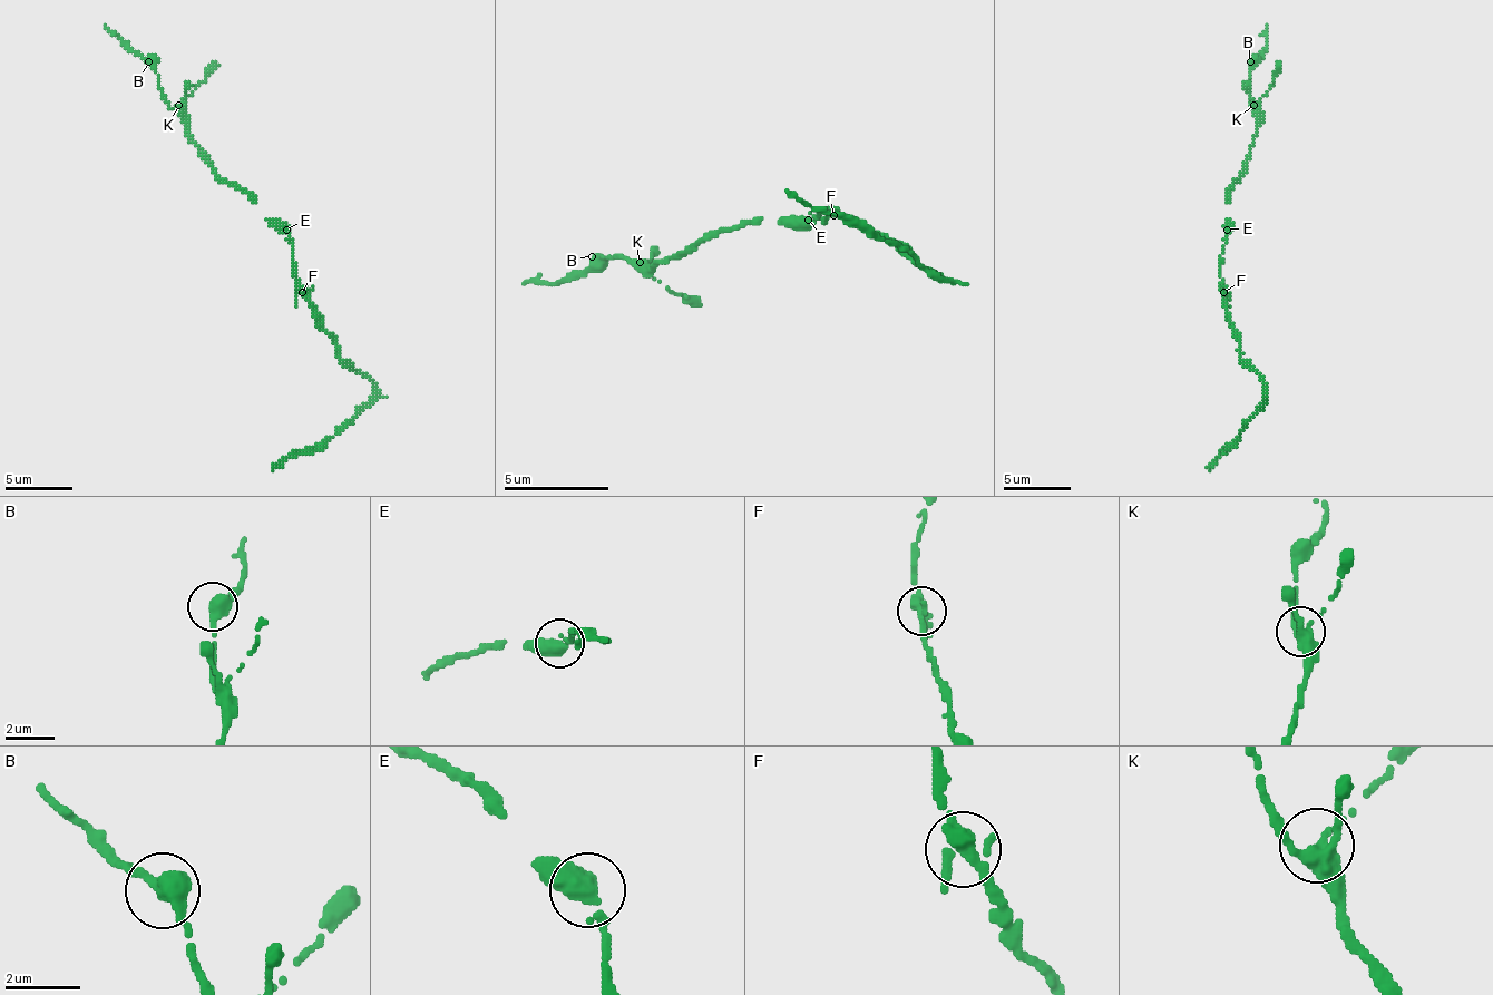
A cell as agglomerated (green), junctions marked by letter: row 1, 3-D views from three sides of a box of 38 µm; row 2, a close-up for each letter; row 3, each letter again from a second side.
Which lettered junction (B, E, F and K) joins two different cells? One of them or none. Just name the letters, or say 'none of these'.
none of these

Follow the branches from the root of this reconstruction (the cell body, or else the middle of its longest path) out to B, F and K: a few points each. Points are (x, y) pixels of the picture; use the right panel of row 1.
B: (1220, 256), (1227, 243), (1227, 196), (1250, 159), (1250, 146), (1257, 132), (1257, 111), (1250, 105), (1250, 61)
F: (1220, 256), (1223, 293)
K: (1220, 256), (1227, 243), (1227, 196), (1250, 159), (1250, 146), (1257, 132), (1257, 108), (1254, 105)

